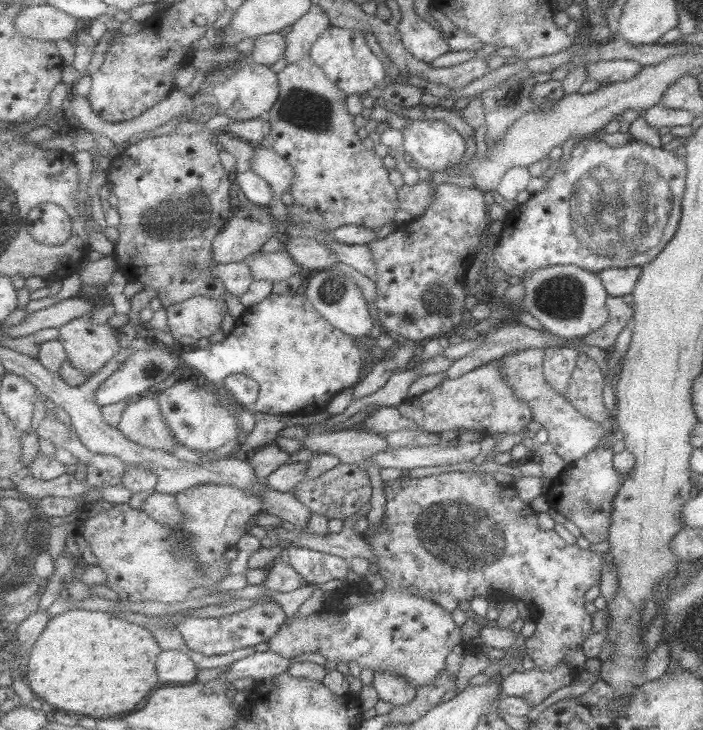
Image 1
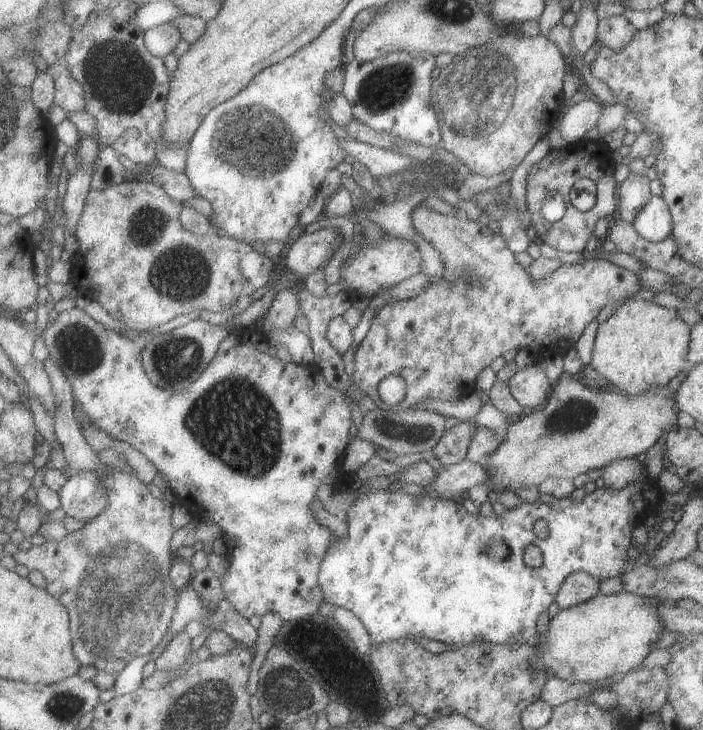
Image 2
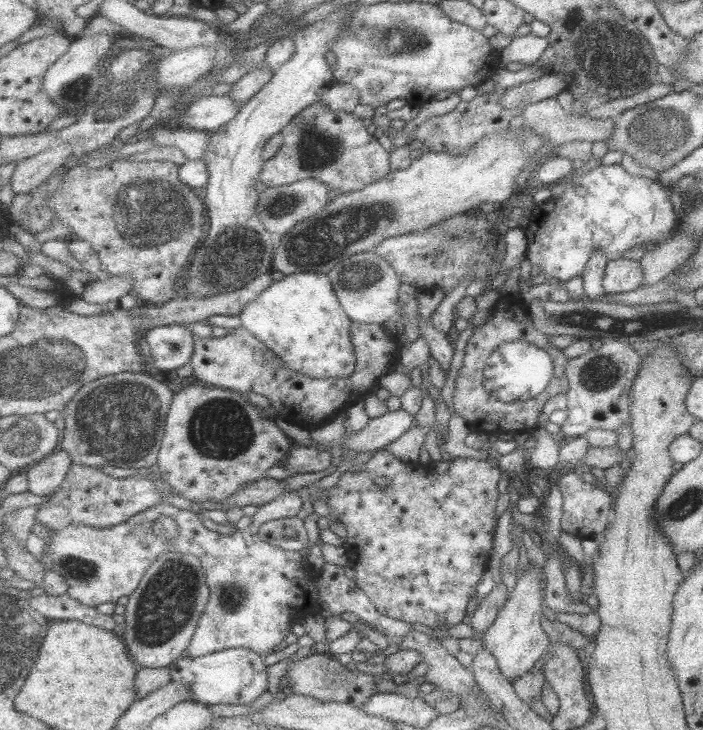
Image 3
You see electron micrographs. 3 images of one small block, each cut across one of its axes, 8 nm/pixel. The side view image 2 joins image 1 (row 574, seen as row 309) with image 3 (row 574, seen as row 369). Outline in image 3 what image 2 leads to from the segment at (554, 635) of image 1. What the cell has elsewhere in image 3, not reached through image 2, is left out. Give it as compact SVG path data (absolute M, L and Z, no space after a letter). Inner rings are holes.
M382 449L375 451L372 458L364 464L362 472L358 474L347 474L339 478L336 485L329 487L325 491L320 491L320 498L330 506L332 512L338 517L337 520L342 522L347 528L347 537L344 545L351 559L351 567L355 570L355 579L359 587L367 592L371 601L377 606L377 609L385 615L410 622L411 624L424 624L430 628L437 628L439 624L455 626L465 620L467 603L477 588L477 582L481 574L488 568L489 550L493 548L493 535L495 524L497 524L497 514L495 513L495 500L499 493L495 487L497 481L504 473L493 463L485 460L475 460L473 458L456 458L449 464L449 470L440 473L433 466L421 465L416 462L405 463L396 458L389 450ZM387 477L389 483L383 487L375 484L375 478Z

